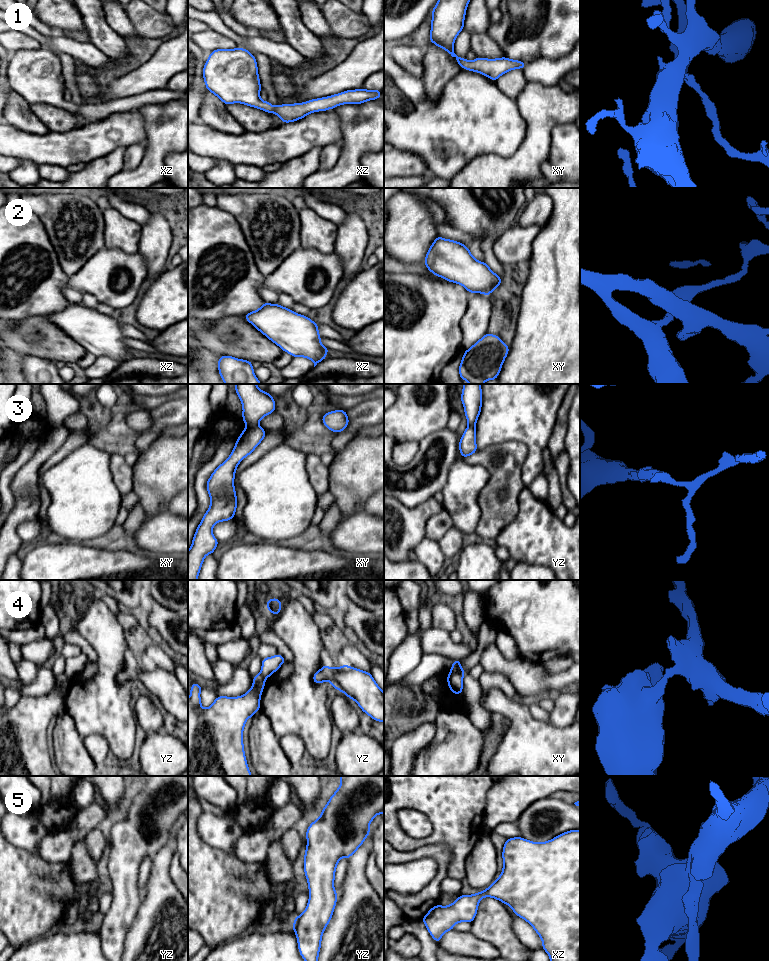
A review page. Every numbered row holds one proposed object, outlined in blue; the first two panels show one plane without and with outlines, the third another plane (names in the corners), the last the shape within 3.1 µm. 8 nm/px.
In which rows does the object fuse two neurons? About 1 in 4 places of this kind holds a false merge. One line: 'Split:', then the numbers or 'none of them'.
Split: 3, 4

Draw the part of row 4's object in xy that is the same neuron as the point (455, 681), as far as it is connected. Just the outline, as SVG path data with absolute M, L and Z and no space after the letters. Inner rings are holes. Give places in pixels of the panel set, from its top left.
M449 672L447 677L448 687L449 689L457 695L460 695L463 690L463 675Z

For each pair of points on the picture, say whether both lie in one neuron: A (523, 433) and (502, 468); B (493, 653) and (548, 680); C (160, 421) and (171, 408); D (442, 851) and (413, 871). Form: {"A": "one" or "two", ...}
{"A": "two", "B": "one", "C": "one", "D": "two"}

